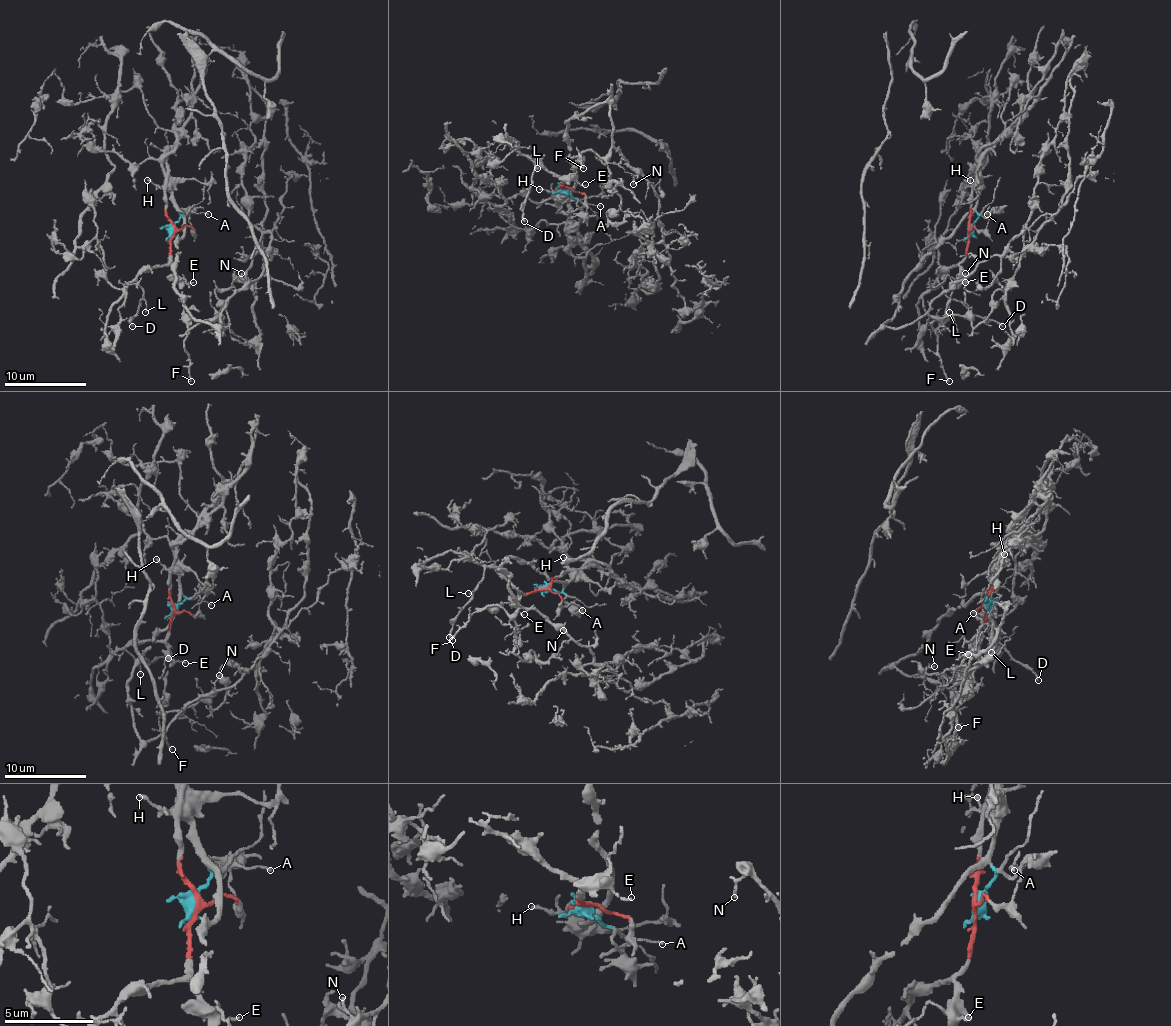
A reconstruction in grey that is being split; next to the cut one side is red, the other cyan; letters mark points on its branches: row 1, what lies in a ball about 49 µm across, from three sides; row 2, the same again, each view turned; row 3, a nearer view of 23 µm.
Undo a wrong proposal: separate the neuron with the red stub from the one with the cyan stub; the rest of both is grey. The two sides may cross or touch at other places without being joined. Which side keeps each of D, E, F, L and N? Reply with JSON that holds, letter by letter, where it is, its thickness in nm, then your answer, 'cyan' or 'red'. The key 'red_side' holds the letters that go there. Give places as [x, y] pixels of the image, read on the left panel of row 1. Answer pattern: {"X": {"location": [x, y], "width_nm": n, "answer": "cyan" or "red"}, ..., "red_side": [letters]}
{"D": {"location": [132, 326], "width_nm": 180, "answer": "red"}, "E": {"location": [193, 282], "width_nm": 130, "answer": "red"}, "F": {"location": [191, 381], "width_nm": 180, "answer": "cyan"}, "L": {"location": [145, 312], "width_nm": 110, "answer": "red"}, "N": {"location": [241, 273], "width_nm": 130, "answer": "cyan"}, "red_side": ["D", "E", "L"]}

